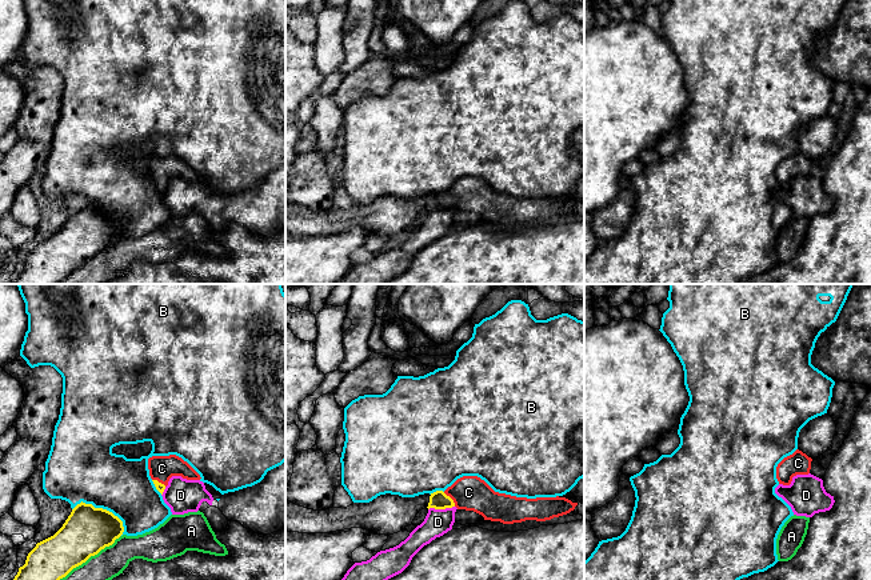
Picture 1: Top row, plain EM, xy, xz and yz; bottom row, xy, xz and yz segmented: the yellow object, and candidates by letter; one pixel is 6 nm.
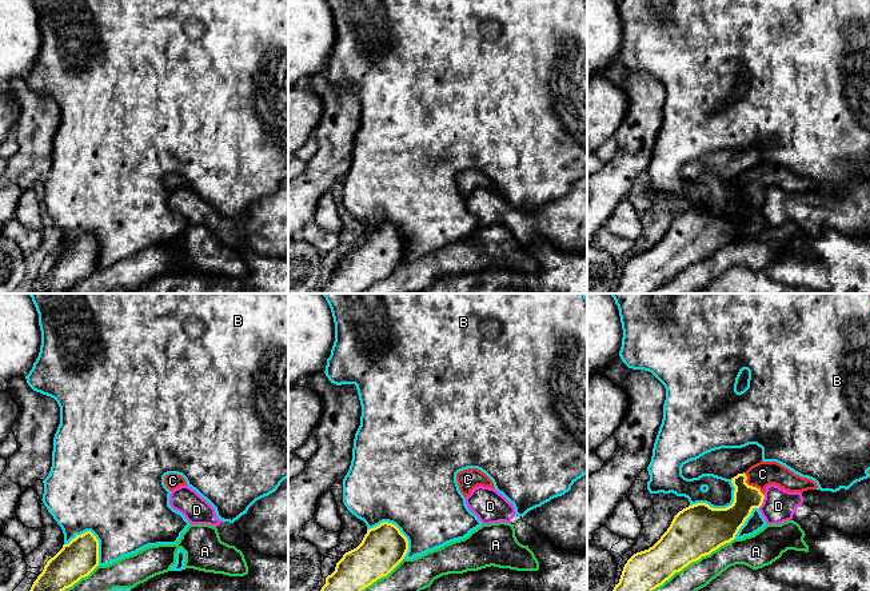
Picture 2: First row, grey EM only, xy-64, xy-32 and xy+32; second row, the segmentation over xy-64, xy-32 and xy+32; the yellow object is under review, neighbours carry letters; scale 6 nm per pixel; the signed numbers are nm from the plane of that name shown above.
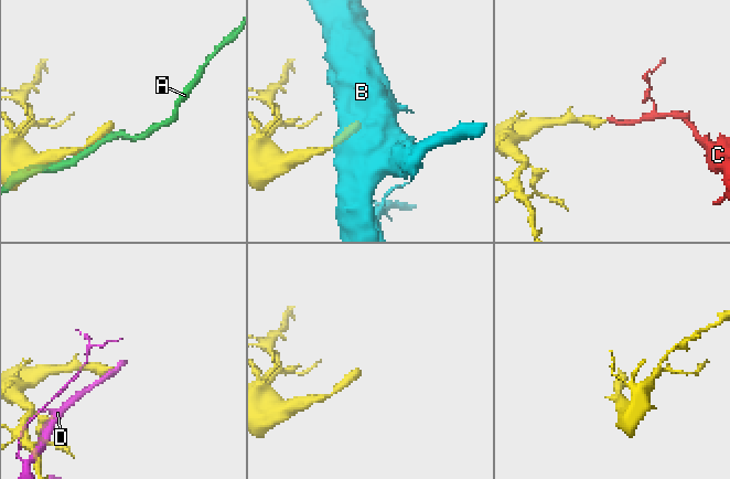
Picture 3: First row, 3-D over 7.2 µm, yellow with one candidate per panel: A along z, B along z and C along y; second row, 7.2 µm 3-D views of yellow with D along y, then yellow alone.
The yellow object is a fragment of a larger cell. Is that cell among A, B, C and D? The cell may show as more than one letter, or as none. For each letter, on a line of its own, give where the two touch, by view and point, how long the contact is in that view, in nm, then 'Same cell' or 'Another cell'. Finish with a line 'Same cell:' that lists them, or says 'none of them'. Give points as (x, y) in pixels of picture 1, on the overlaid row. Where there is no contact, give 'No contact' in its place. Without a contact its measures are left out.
A: Touches yellow at xy (90, 556). Shared border 460 nm. Another cell
B: Touches yellow at xy (102, 508). Shared border 340 nm. Another cell
C: Touches yellow at xz (451, 499). Shared border 120 nm. Same cell
D: Touches yellow at xz (440, 508). Shared border 160 nm. Another cell
Same cell: C

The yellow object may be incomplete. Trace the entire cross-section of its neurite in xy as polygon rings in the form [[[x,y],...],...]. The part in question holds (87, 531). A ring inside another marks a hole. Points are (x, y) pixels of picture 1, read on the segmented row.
[[[81,501],[53,536],[36,544],[13,580],[60,580],[123,532],[123,521],[112,512]]]

